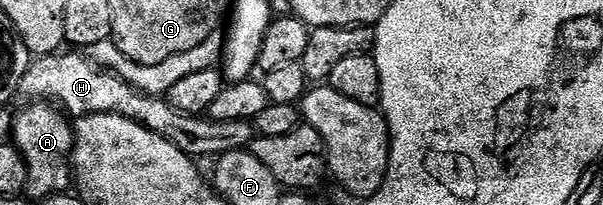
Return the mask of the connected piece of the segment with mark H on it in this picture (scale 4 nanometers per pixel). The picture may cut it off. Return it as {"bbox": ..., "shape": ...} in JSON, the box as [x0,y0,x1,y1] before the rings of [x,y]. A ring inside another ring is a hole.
{"bbox":[19,50,258,158],"shape":[[[76,50],[69,53],[69,56],[57,54],[33,59],[26,78],[22,78],[19,95],[25,96],[25,101],[28,102],[51,102],[72,118],[100,115],[103,112],[125,116],[141,124],[143,128],[150,129],[154,134],[166,138],[174,146],[178,146],[178,150],[193,158],[219,158],[247,149],[256,141],[258,133],[253,121],[218,122],[203,115],[191,116],[179,112],[169,106],[167,99],[139,92],[116,73],[99,68],[87,55]]]}

